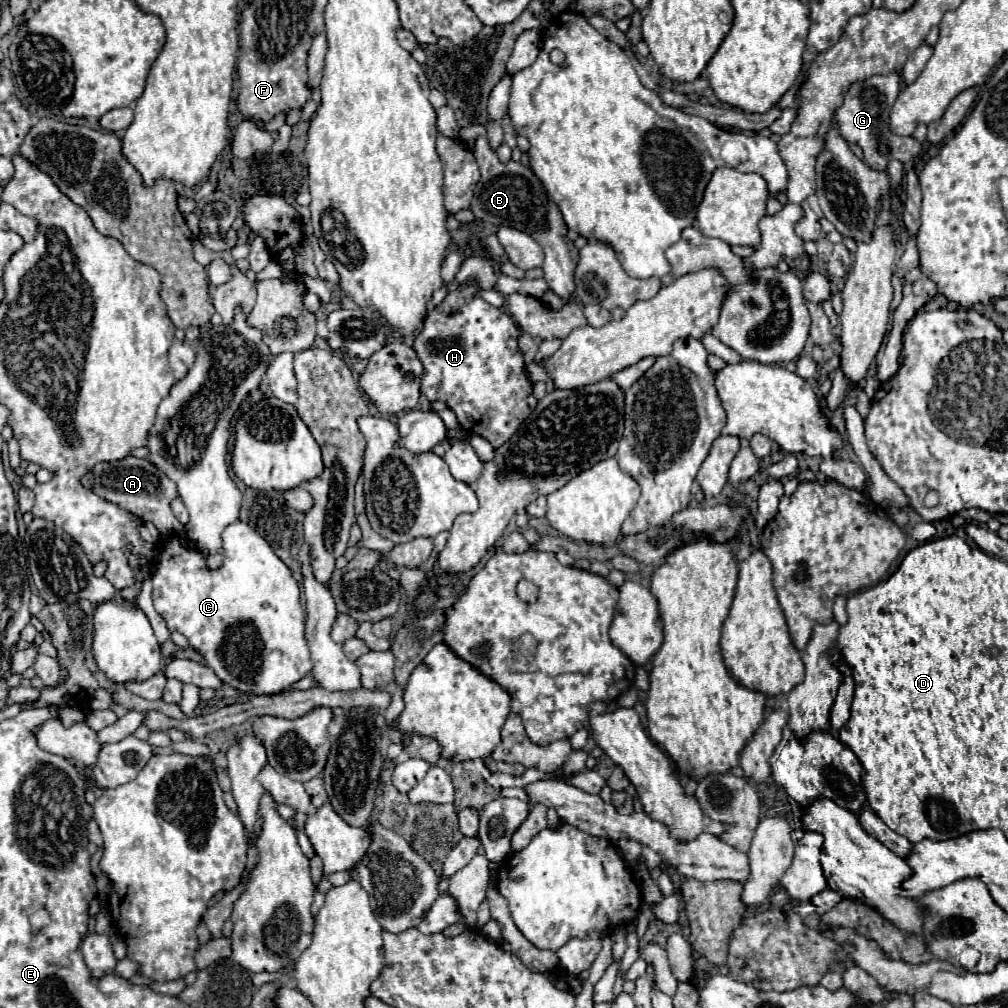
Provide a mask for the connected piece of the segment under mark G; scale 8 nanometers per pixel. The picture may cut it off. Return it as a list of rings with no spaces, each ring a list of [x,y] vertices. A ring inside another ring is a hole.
[[[890,72],[886,76],[870,76],[866,80],[854,82],[850,86],[850,90],[844,94],[842,106],[834,112],[834,120],[840,128],[842,138],[850,144],[858,144],[864,152],[864,162],[872,170],[878,170],[878,172],[886,170],[886,164],[890,158],[896,158],[902,164],[910,164],[922,152],[922,144],[918,140],[914,140],[912,136],[904,138],[904,136],[896,136],[892,132],[886,132],[886,118],[890,114],[890,108],[892,108],[900,88],[902,88],[900,72]]]

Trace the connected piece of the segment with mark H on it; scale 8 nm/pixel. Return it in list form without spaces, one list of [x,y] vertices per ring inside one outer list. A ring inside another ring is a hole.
[[[468,280],[462,290],[450,292],[444,298],[444,302],[424,318],[424,328],[412,344],[424,366],[422,394],[430,402],[446,402],[470,434],[478,434],[490,440],[494,446],[504,444],[536,406],[536,398],[532,398],[532,384],[524,374],[524,360],[516,346],[518,334],[520,330],[514,324],[512,316],[504,308],[494,308],[488,302],[484,302],[476,294],[472,280]]]

